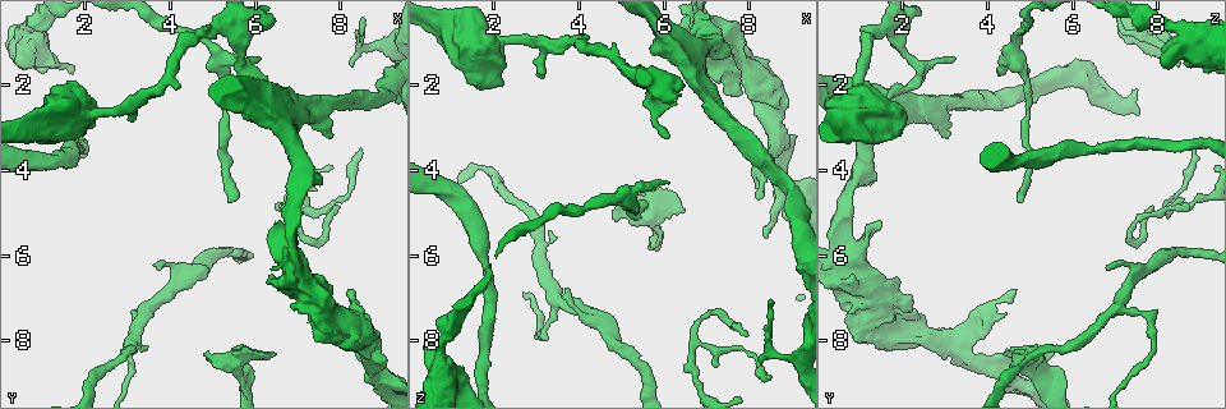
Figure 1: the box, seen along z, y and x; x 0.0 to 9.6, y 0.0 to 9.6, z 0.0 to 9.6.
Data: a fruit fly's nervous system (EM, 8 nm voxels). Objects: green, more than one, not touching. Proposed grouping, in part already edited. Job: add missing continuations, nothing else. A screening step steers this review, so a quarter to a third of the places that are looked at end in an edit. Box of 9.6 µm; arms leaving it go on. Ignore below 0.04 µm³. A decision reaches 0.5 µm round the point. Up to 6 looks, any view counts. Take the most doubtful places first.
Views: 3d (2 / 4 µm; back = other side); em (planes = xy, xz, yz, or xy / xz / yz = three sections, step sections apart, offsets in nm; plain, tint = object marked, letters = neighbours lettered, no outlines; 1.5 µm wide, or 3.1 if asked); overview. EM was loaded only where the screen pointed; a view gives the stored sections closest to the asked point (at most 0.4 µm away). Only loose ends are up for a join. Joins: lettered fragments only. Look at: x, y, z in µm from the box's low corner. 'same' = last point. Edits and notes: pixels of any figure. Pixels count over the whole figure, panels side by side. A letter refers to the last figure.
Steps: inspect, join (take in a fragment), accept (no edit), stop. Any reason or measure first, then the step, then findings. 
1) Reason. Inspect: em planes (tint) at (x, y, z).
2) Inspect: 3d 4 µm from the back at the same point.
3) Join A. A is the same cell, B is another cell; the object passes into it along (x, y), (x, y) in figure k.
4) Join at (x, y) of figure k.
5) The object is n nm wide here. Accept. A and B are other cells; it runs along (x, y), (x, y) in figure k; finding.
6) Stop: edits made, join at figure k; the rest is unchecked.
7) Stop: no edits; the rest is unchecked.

Branch stops here. Inspect: 3d 4 µm from the back at (3.15, 2.70, 1.85).

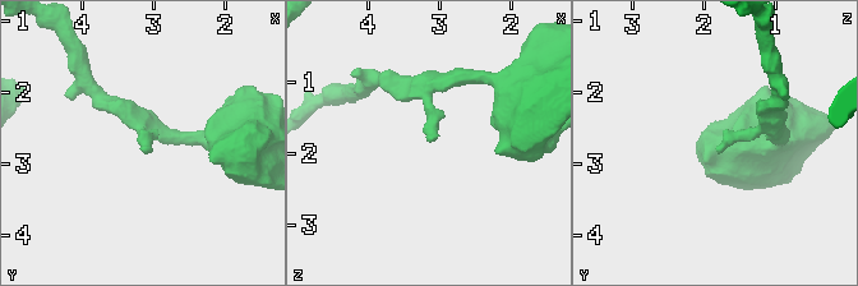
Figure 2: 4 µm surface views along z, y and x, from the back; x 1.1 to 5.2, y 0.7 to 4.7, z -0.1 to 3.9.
Inspect: em planes (letters) at (3.15, 2.80, 1.85).

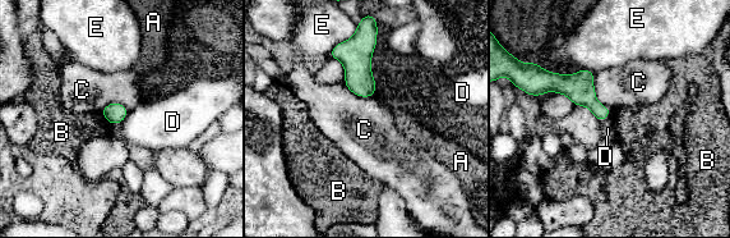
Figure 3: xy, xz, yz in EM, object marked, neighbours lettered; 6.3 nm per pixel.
Accept. A, B, C, D and E are other cells; a border runs along (611, 111), (600, 123) in figure 3; no lettered fragment goes on from it.

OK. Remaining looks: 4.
Thin end. Inspect: 3d 4 µm from the back at (8.55, 3.50, 8.85).

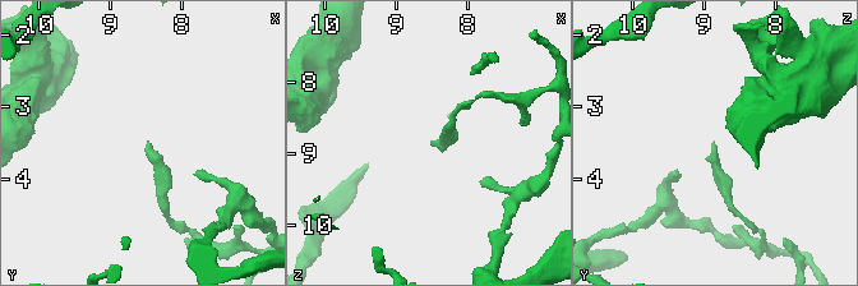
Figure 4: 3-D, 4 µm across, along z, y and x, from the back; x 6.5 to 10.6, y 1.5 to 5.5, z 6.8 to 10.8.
Shape alone is not enough. Inspect: em planes (letters) at (8.45, 3.45, 8.85).

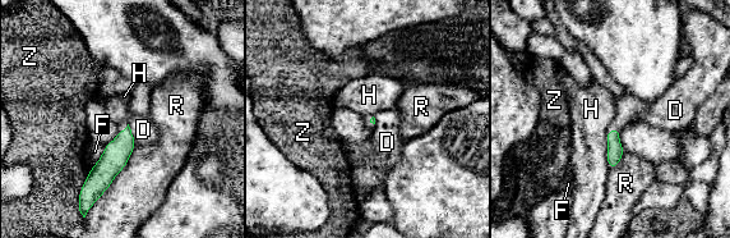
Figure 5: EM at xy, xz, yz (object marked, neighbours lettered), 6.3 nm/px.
Accept. D, F, H, R and Z are other cells; a border runs along (606, 132), (606, 165), (609, 169) in figure 5; none of them fits.

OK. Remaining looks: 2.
An open end. Inspect: 3d 4 µm at (9.15, 8.45, 3.20).

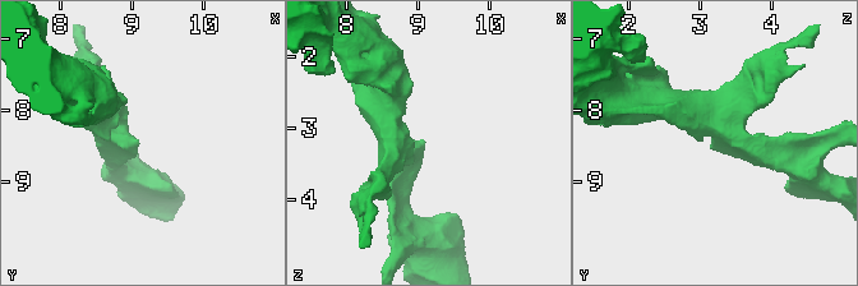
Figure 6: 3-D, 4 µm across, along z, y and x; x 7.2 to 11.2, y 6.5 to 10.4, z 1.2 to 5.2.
Inspect: em planes (letters) at (9.05, 8.45, 3.20).

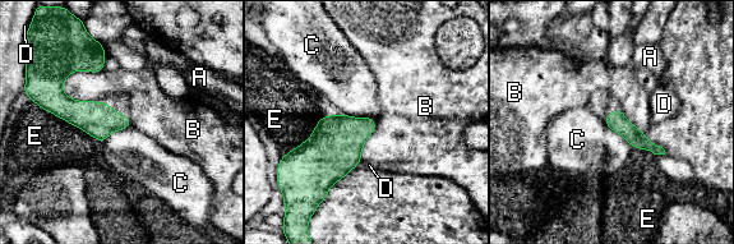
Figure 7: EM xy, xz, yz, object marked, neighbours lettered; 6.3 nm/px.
The longest contact is with E, 480 nm. Accept. A, B, C, D and E are other cells; a border runs along (601, 118), (633, 147) in figure 7; none of them fits.

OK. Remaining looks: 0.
Stop: no edits; the rest is unchecked.

